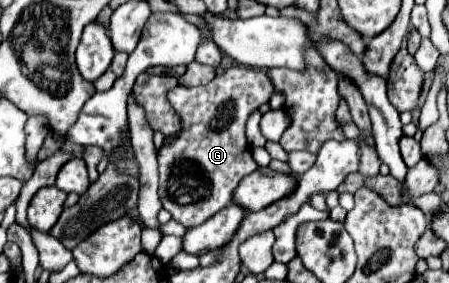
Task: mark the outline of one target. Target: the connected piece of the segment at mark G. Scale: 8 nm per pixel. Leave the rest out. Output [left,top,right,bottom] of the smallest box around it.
[159,66,275,228]

